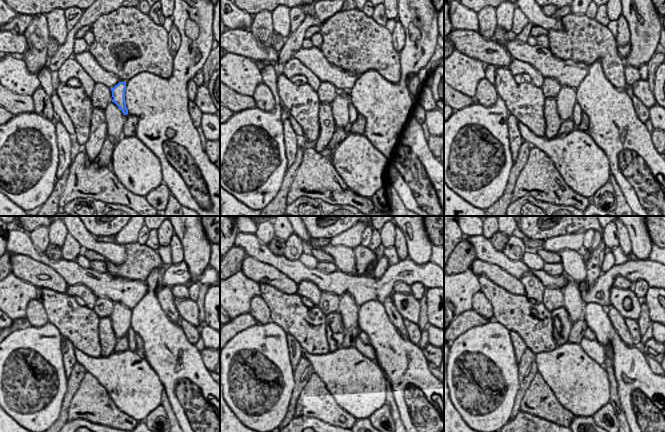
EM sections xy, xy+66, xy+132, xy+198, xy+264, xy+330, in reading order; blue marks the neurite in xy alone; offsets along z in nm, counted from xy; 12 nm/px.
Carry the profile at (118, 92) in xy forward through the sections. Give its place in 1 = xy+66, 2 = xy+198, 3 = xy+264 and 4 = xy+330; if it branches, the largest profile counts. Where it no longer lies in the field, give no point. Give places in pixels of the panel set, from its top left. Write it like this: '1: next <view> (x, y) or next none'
1: next xy+66 (353, 112)
2: next xy+198 (131, 335)
3: next xy+264 (368, 351)
4: next xy+330 (594, 349)

